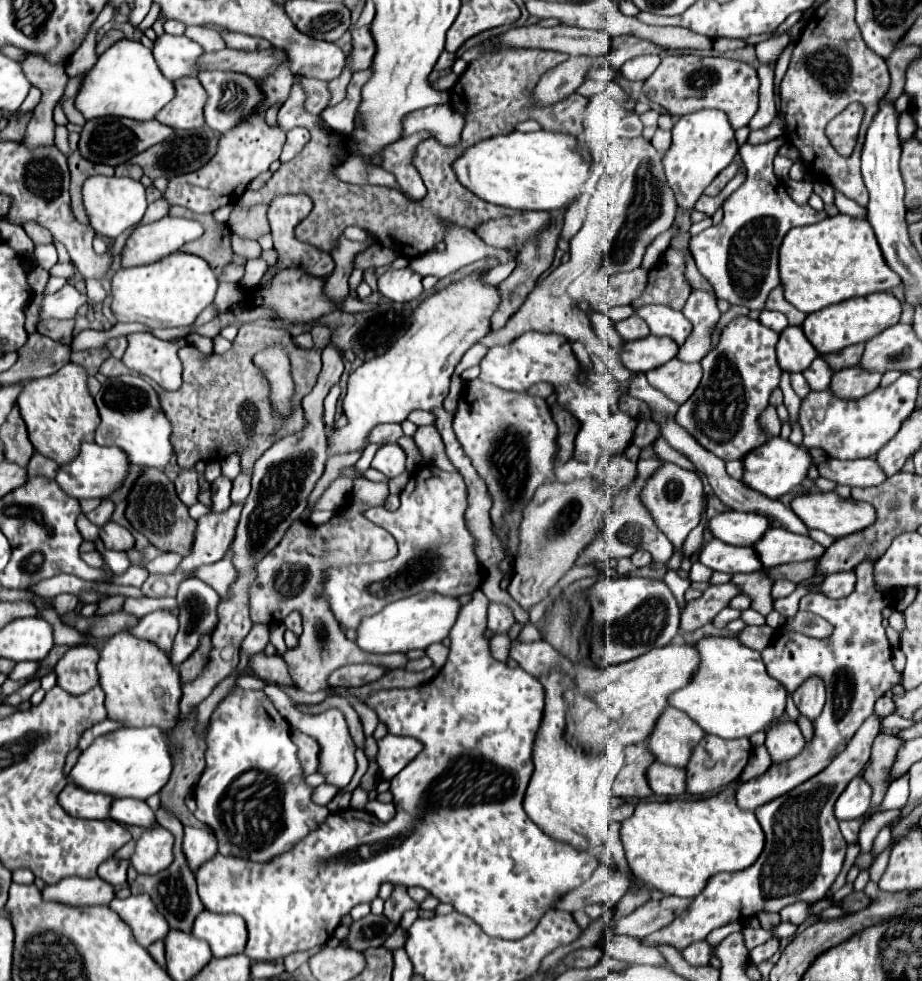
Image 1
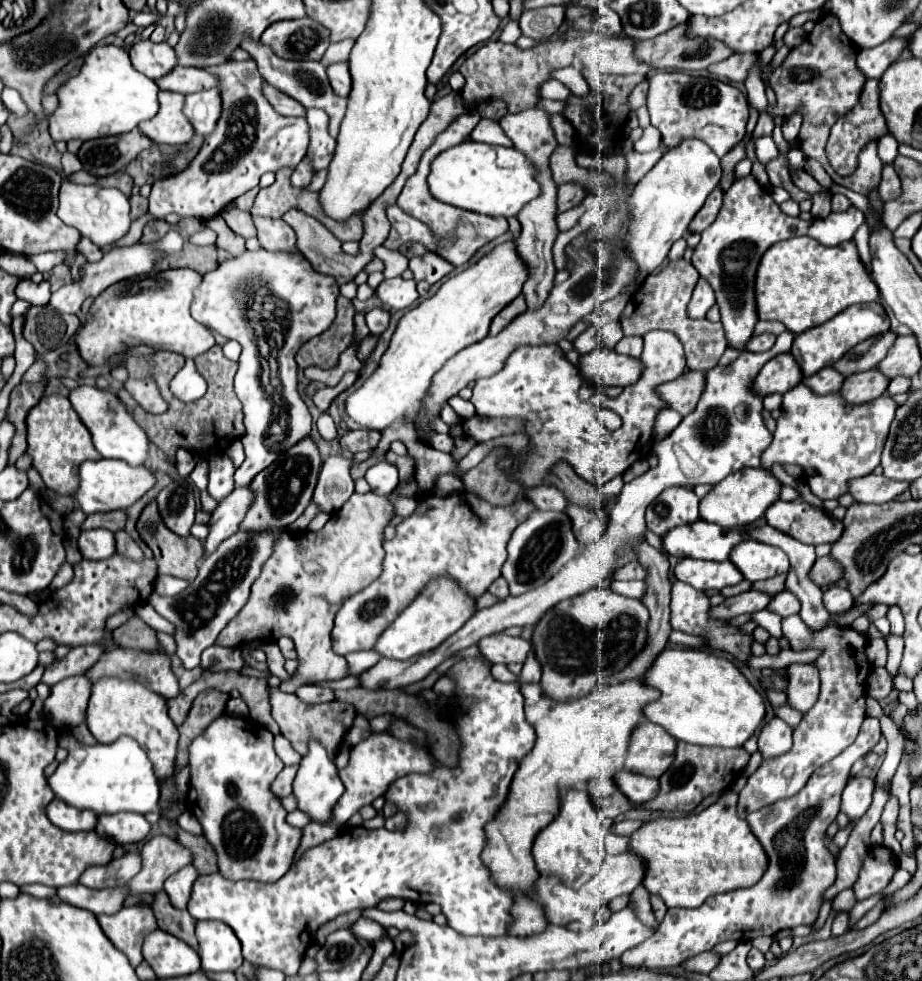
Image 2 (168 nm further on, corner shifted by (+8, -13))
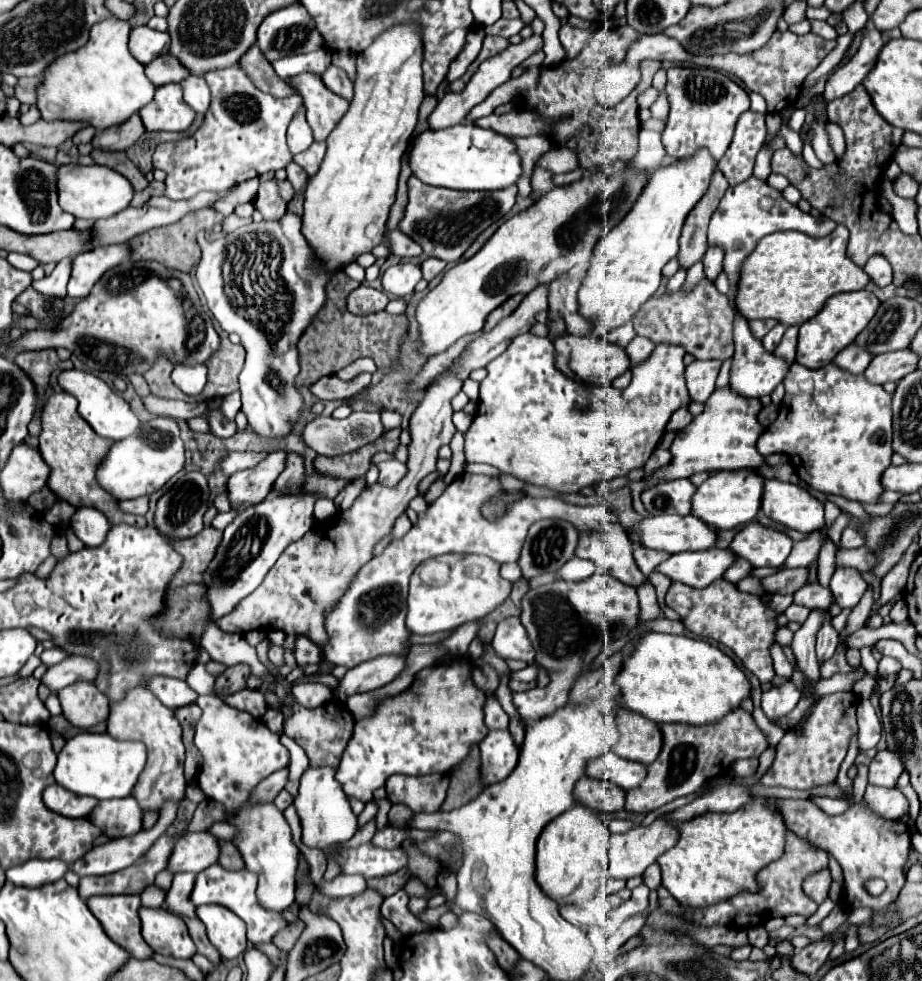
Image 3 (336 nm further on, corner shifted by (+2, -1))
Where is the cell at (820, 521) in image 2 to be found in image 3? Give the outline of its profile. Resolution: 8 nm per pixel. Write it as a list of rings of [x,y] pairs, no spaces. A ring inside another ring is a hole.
[[[767,480],[763,484],[761,512],[773,522],[803,534],[825,528],[823,504],[803,488],[787,482]]]

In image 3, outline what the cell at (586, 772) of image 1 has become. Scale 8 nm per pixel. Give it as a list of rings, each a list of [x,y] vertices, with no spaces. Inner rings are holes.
[[[575,804],[571,810],[549,822],[537,840],[535,878],[541,890],[549,894],[559,906],[579,904],[591,900],[603,880],[609,878],[609,830],[599,814]]]

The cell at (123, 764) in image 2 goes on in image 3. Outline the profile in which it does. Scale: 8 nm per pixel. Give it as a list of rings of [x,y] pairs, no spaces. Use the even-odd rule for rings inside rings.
[[[81,732],[67,740],[63,750],[57,756],[57,766],[53,770],[55,782],[69,792],[79,796],[93,796],[99,800],[127,798],[145,768],[147,752],[141,742],[121,742],[105,734]]]

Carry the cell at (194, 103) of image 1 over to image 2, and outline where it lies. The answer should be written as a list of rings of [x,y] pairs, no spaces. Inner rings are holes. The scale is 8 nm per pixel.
[[[161,90],[159,94],[159,112],[151,118],[141,122],[139,130],[149,136],[155,144],[185,144],[193,138],[193,126],[189,124],[189,120],[183,114],[183,102],[185,96],[179,92],[169,92],[169,90]]]

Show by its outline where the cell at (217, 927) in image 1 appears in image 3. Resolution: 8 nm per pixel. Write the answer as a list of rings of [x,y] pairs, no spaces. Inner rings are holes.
[[[199,906],[197,916],[207,928],[207,938],[223,958],[237,958],[245,952],[247,938],[243,920],[225,906]]]

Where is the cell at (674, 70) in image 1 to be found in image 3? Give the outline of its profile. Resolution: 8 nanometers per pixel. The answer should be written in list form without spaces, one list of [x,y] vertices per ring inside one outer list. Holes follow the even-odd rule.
[[[669,68],[667,96],[671,104],[669,120],[663,130],[663,146],[669,158],[687,160],[697,150],[707,148],[715,160],[721,160],[731,144],[737,118],[749,108],[747,92],[723,72],[711,68]]]

